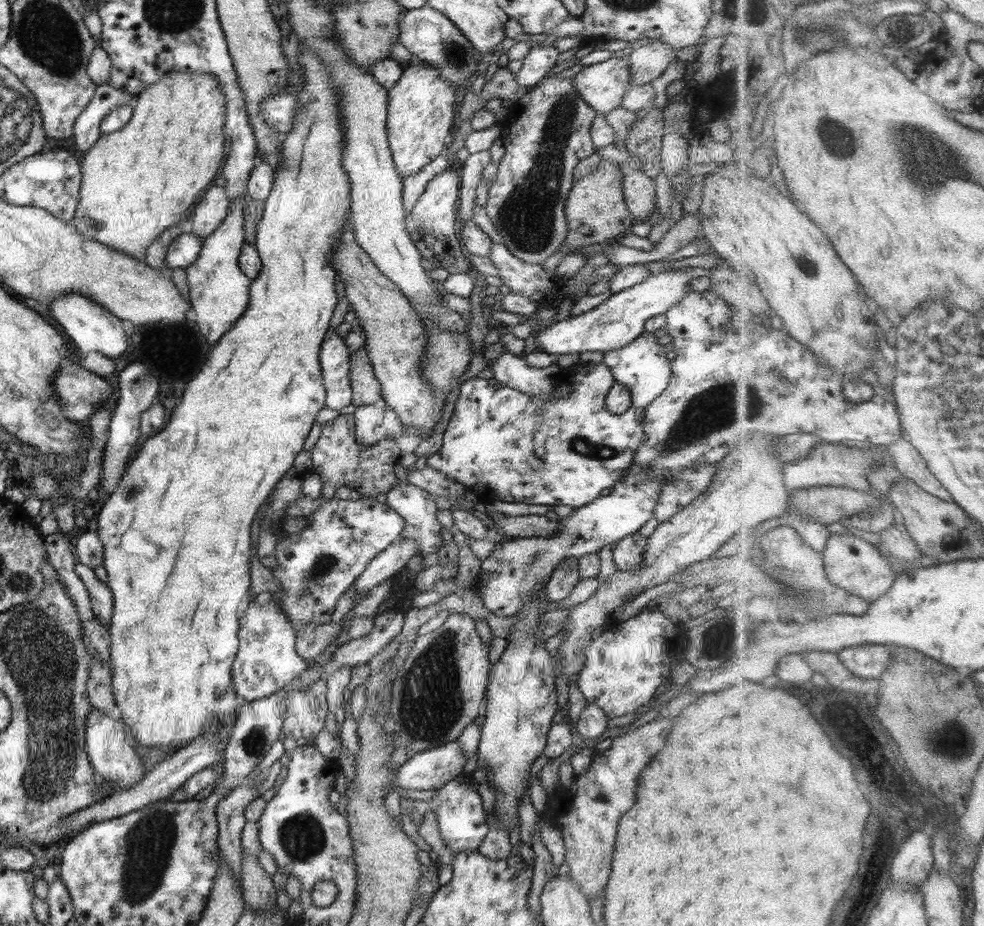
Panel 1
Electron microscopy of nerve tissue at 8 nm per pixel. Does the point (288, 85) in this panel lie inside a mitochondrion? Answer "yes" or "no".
no

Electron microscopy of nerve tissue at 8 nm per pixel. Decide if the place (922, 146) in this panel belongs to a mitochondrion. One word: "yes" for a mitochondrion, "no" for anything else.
yes

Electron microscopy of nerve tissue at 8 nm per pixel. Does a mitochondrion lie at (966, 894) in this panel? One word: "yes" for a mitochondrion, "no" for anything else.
no

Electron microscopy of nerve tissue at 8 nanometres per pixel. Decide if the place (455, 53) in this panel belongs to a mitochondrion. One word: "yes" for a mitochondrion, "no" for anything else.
yes

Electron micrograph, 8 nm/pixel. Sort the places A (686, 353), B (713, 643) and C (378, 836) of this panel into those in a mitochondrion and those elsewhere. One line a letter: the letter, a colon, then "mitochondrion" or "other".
A: other
B: mitochondrion
C: other

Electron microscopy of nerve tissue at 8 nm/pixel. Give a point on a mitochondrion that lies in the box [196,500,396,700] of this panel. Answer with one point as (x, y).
(322, 564)

